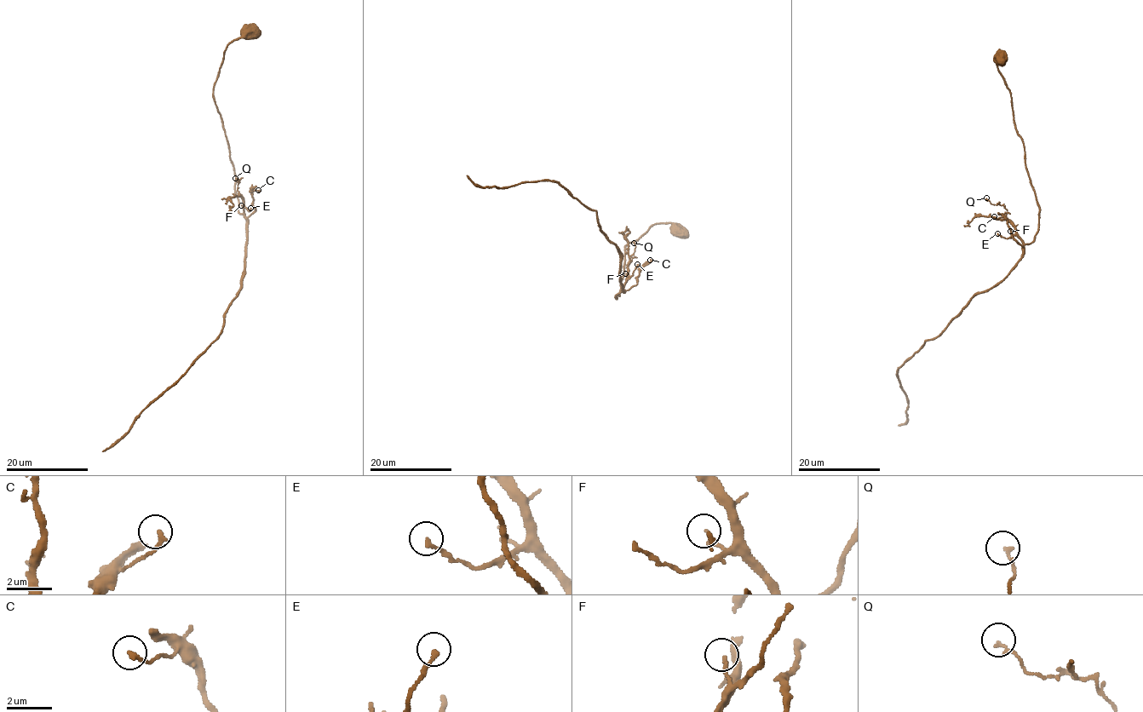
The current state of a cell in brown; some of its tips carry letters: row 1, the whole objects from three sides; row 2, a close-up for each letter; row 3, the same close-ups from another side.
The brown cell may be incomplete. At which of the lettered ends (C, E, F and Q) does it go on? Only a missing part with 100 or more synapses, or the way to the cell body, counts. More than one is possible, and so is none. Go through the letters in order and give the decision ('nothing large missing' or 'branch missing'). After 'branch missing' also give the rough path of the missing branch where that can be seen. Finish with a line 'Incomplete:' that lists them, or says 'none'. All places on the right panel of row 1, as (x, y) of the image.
C: nothing large missing
E: nothing large missing
F: nothing large missing
Q: nothing large missing
Incomplete: none

